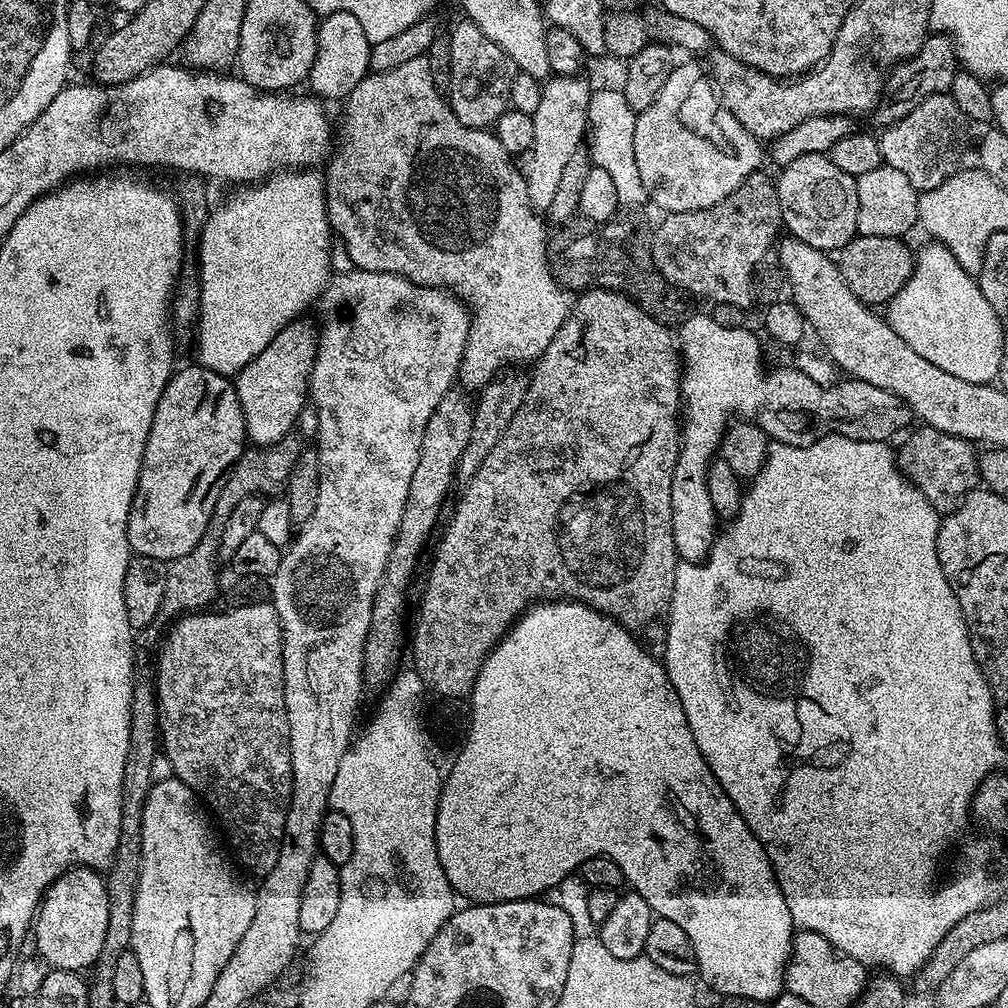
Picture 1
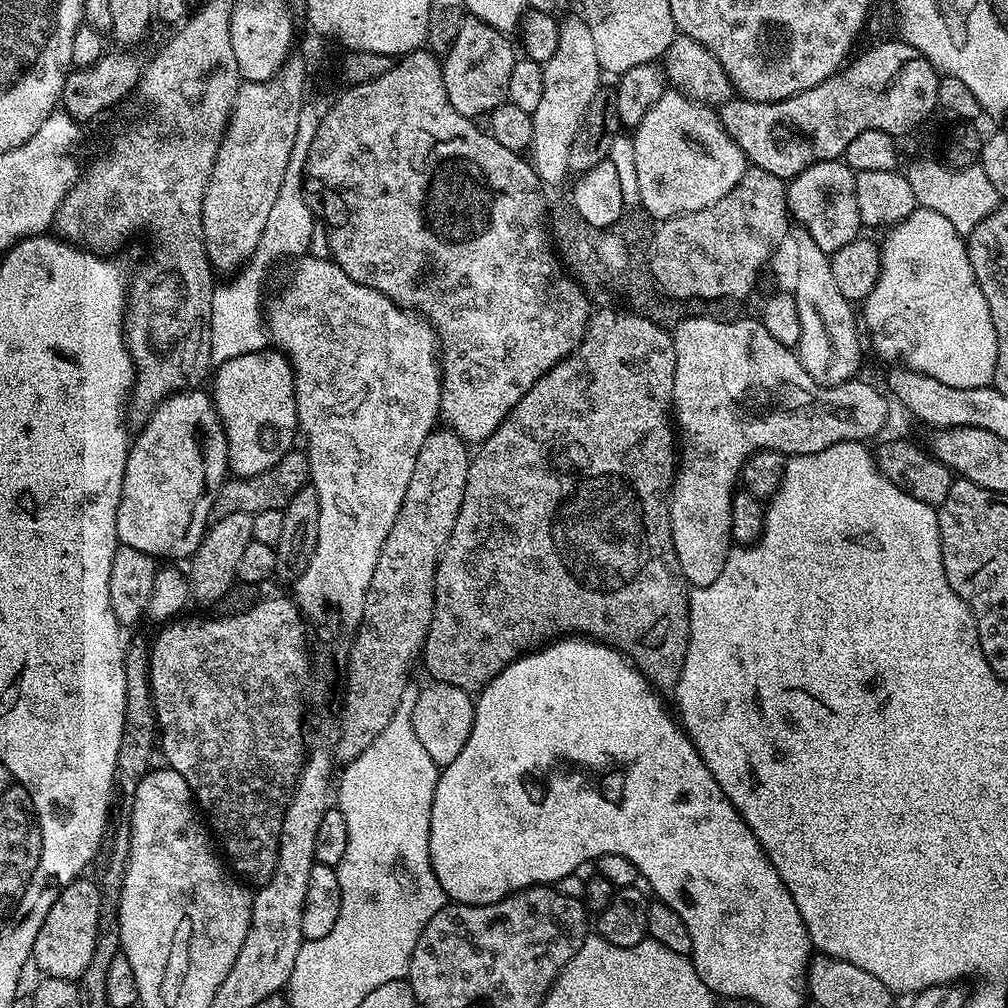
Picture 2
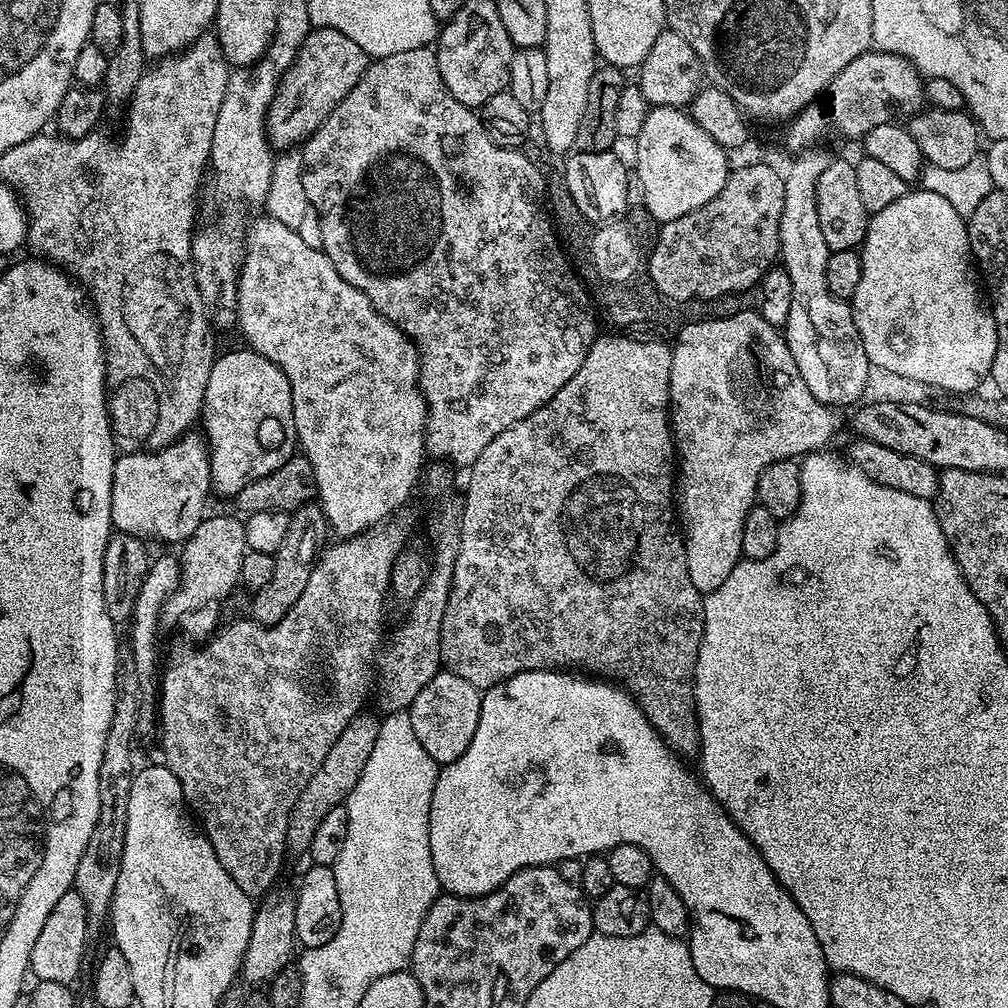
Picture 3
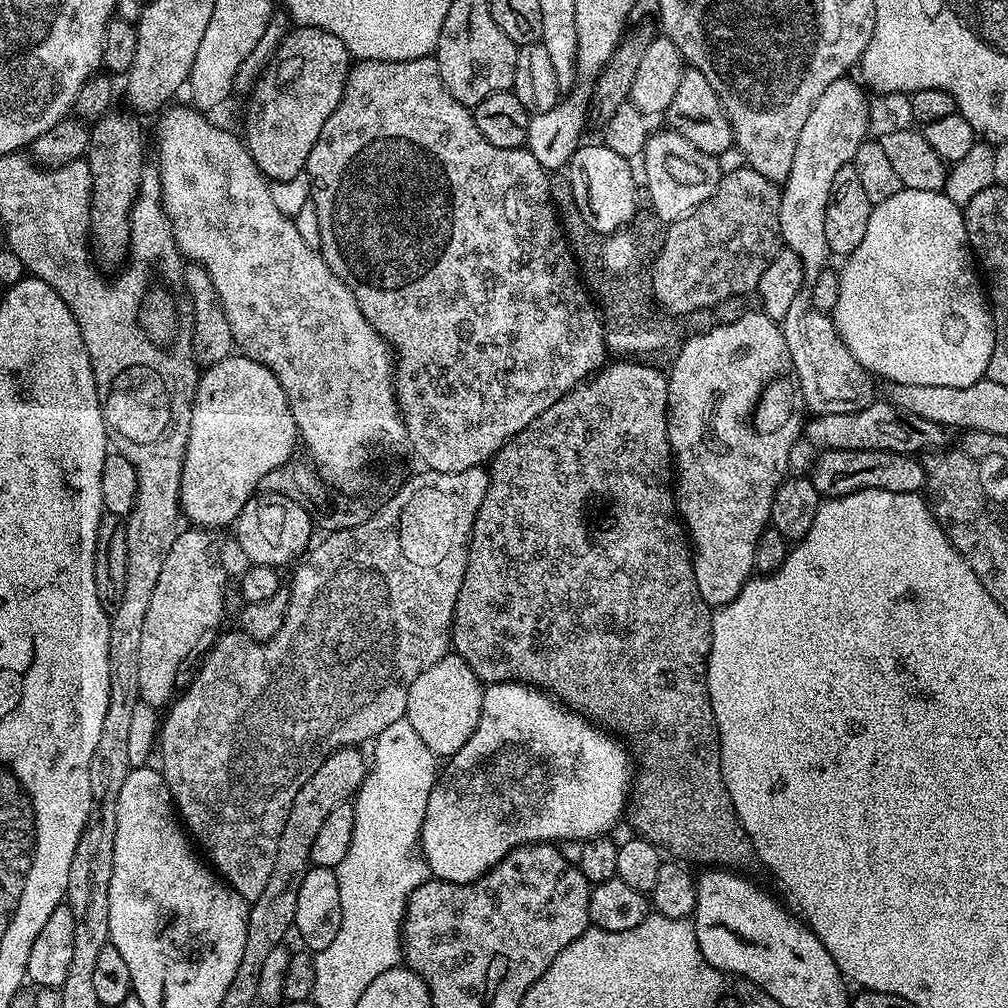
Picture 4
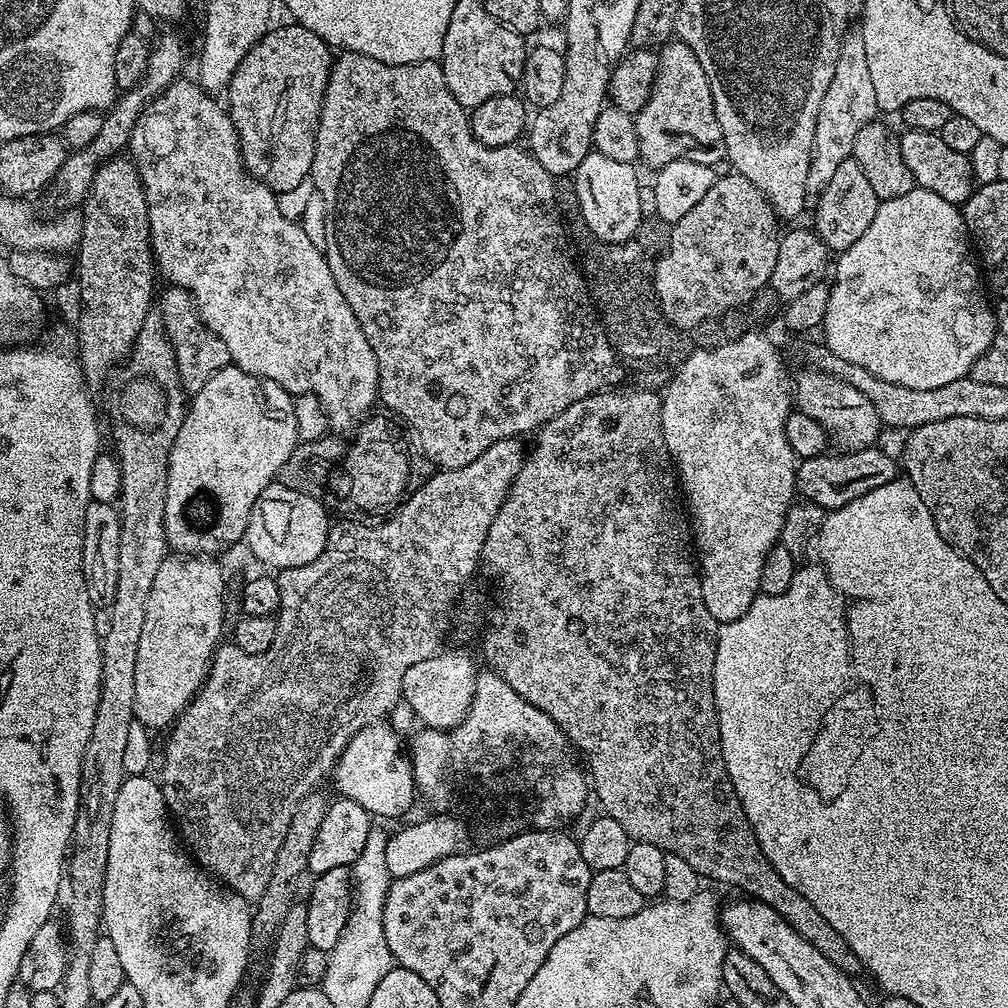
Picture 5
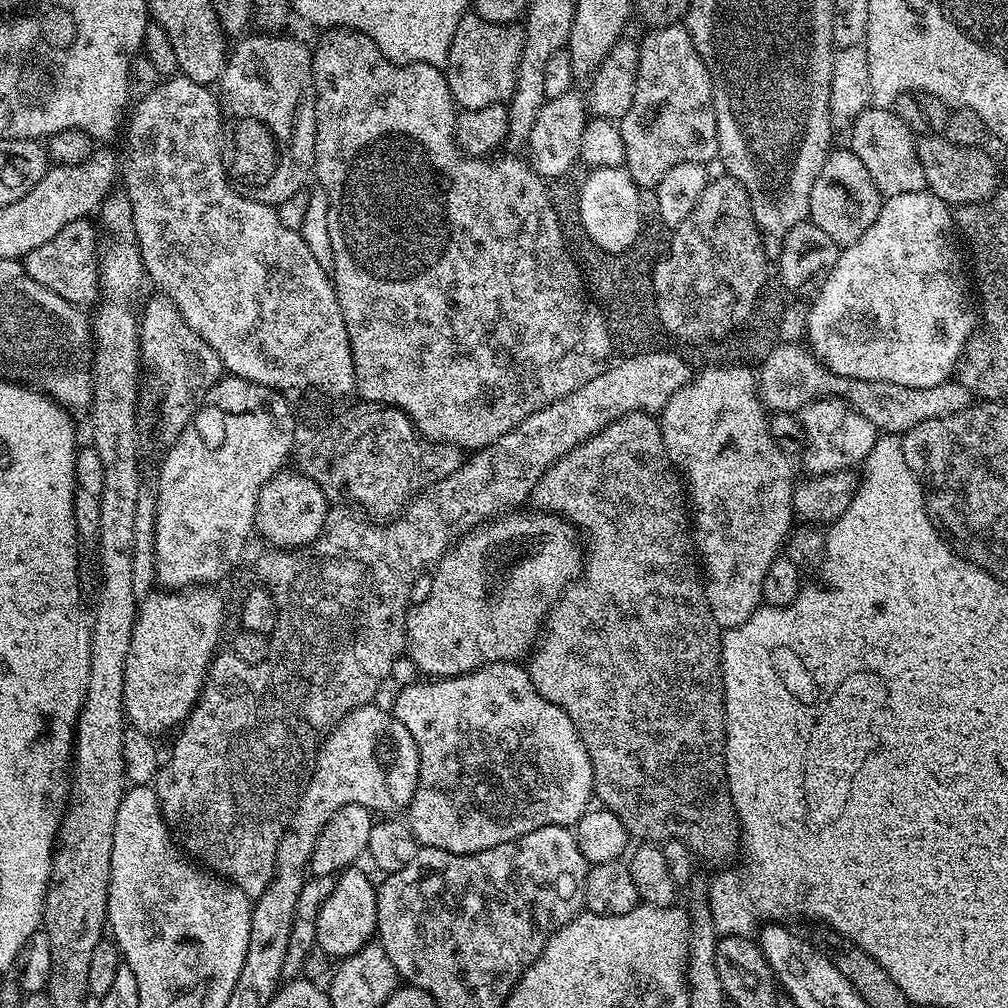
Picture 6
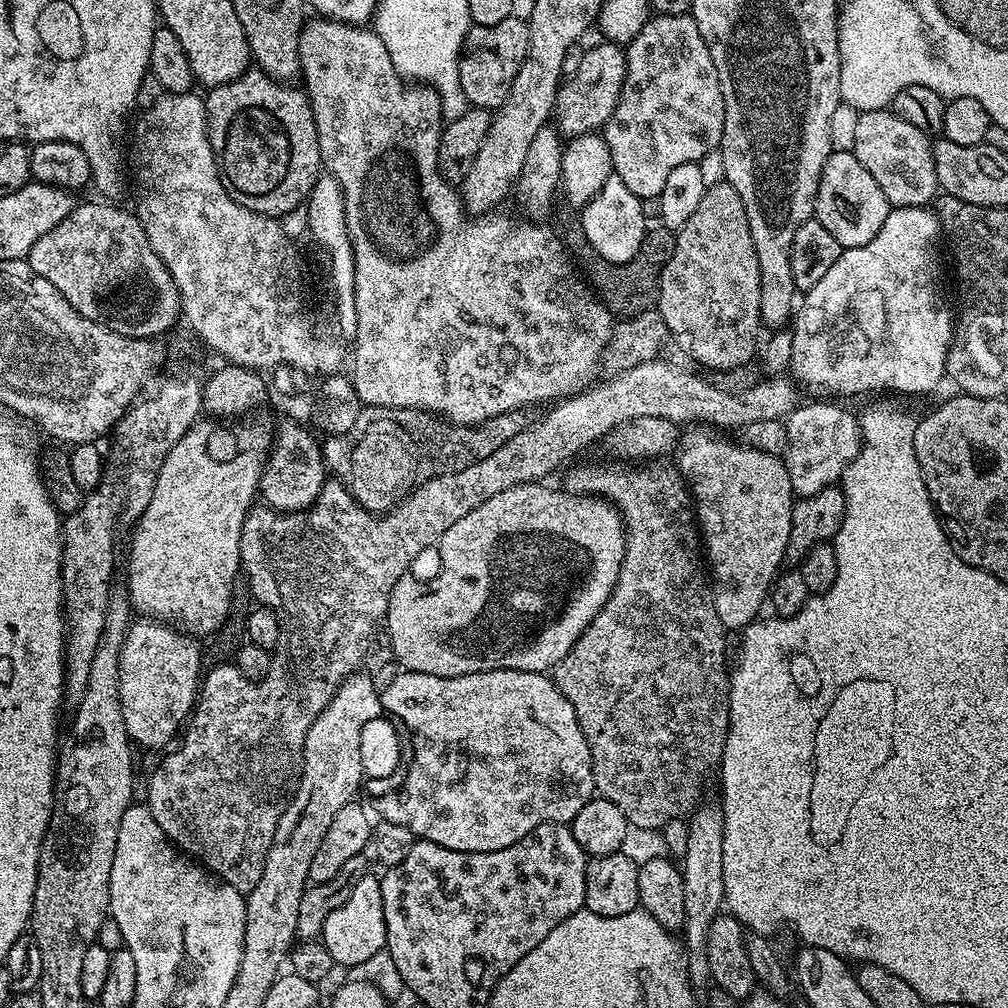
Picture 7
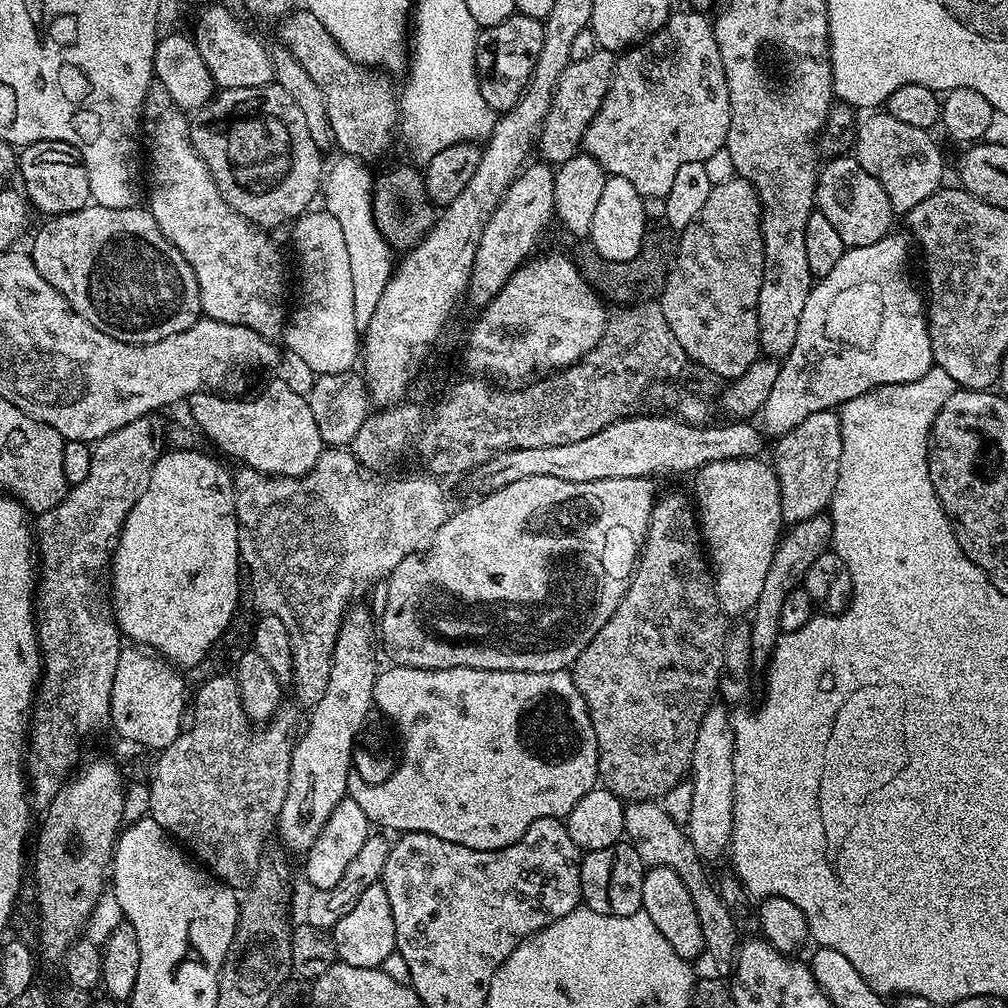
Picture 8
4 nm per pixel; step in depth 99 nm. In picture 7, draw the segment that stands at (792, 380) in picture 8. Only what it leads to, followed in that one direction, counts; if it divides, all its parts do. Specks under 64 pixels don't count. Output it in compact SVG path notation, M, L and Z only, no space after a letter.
M931 207L923 208L892 208L888 213L886 222L882 222L882 230L878 230L878 234L874 234L874 238L870 238L870 242L866 242L866 246L858 246L857 248L843 249L838 258L838 262L834 262L834 266L830 266L830 271L822 277L822 282L818 282L818 286L814 286L809 292L803 293L802 299L799 301L798 307L794 312L794 319L790 324L790 331L794 338L794 354L792 355L792 366L790 376L797 385L809 388L812 392L833 392L836 396L856 396L862 392L928 392L931 388L936 388L946 376L948 366L948 351L954 339L954 312L944 305L944 300L940 297L940 260L936 257L936 239L941 239L940 220L936 217L935 211Z

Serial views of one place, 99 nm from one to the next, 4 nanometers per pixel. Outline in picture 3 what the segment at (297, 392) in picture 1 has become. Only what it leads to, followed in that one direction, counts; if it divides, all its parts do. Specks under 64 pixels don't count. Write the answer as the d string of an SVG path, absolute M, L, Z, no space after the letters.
M240 346L237 352L217 355L212 361L210 382L206 382L204 407L202 409L202 429L208 446L212 486L215 495L235 498L251 480L278 470L297 451L298 441L294 430L294 406L290 382L270 358Z

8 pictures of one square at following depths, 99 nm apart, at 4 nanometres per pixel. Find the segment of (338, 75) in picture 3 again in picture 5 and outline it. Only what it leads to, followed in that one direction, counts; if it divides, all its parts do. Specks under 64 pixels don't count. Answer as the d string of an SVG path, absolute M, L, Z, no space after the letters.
M295 22L287 23L281 28L269 27L262 39L246 54L246 58L242 58L238 70L234 70L232 81L229 82L226 89L226 100L234 100L234 96L278 96L276 92L270 94L268 90L282 90L284 84L288 80L292 80L292 76L296 76L296 84L294 84L296 88L298 88L298 84L300 84L302 92L306 88L306 98L302 96L302 102L306 102L308 124L306 124L306 130L302 126L294 128L296 130L294 142L284 140L284 136L292 136L292 134L280 132L278 124L270 124L268 108L266 108L266 116L262 116L262 122L260 122L260 116L256 116L254 112L246 110L246 114L240 114L240 118L244 118L244 120L240 120L240 122L244 122L244 128L236 130L237 134L242 134L240 148L246 148L248 156L260 158L256 162L250 162L250 166L256 166L256 170L260 170L258 172L260 177L257 181L265 184L275 194L294 190L294 186L298 186L298 182L309 179L314 162L320 107L324 101L326 82L334 59L333 49L328 47L325 40L318 38L318 34L314 34L314 30L306 30L306 26Z

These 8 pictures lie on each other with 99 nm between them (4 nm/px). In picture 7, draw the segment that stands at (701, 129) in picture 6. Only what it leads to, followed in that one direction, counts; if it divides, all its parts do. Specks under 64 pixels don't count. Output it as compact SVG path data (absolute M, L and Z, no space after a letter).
M690 14L682 16L653 15L642 26L642 30L632 39L626 48L628 61L626 62L626 79L622 86L622 94L618 106L612 117L602 129L606 146L610 146L614 175L622 182L626 182L630 194L634 194L640 201L654 198L662 194L662 186L666 186L666 178L677 166L686 166L703 161L703 156L708 156L720 147L720 139L724 133L724 103L722 102L722 86L718 82L718 66L714 66L714 58L710 58L710 50L706 50L706 42L702 38L702 30L698 30L698 22Z

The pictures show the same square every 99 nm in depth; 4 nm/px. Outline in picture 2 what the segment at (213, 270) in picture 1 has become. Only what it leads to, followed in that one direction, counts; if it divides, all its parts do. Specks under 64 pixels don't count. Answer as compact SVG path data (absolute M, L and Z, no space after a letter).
M290 170L282 182L282 190L278 190L274 207L270 209L270 218L266 218L266 230L262 230L255 254L235 273L237 276L229 284L217 283L212 289L210 346L213 365L225 364L230 362L230 358L238 358L242 354L265 351L270 340L266 327L266 296L264 300L264 279L268 276L268 264L283 256L299 258L305 255L312 248L310 234L313 223L314 214L304 201L304 177L299 171Z

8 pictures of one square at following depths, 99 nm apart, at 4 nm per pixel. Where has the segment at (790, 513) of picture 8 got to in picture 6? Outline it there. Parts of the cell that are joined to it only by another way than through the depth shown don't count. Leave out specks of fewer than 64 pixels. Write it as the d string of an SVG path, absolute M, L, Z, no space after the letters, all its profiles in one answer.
M841 400L810 402L810 406L806 406L798 415L808 439L802 457L805 473L821 476L855 469L863 465L870 450L876 445L876 427L868 419L862 418L858 410L846 406L846 402Z

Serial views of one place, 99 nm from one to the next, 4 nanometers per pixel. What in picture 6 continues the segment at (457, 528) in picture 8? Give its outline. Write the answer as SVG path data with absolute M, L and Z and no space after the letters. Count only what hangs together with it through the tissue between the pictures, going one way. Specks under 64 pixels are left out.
M512 510L507 514L501 514L483 524L479 528L473 528L467 536L460 537L452 547L444 553L444 557L435 565L436 577L428 588L428 597L421 604L413 603L408 609L408 617L404 620L404 638L406 641L406 656L412 660L417 673L424 674L428 678L447 678L461 676L472 672L475 668L481 668L483 664L497 664L503 660L520 662L531 653L542 629L547 621L548 614L559 602L568 585L580 575L582 571L582 544L576 541L577 529L573 525L560 518L553 518L548 514L537 514L535 511L520 512L524 510Z

